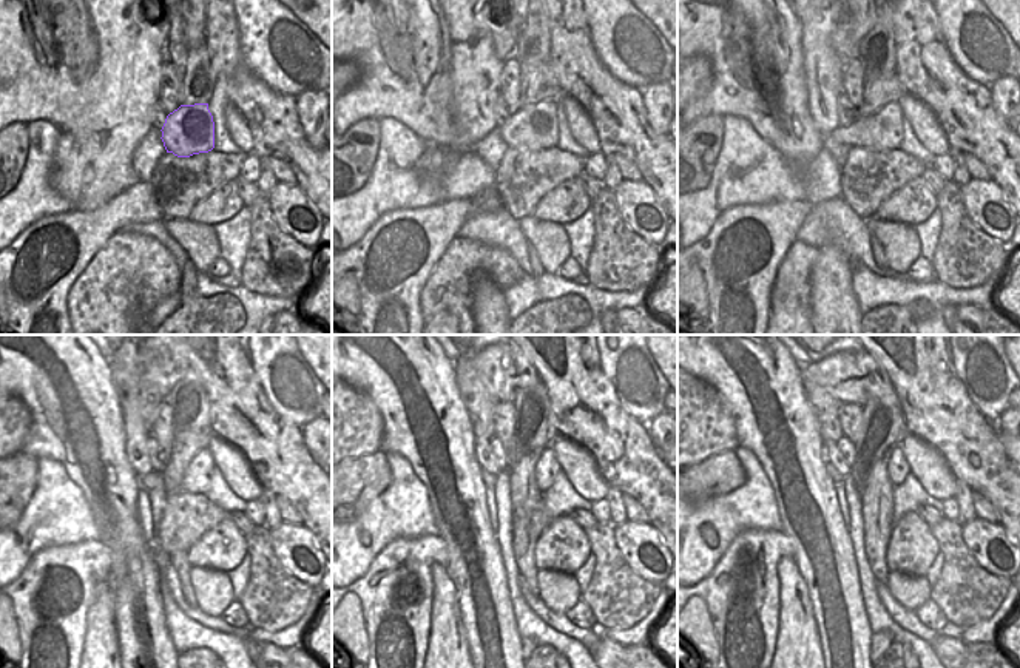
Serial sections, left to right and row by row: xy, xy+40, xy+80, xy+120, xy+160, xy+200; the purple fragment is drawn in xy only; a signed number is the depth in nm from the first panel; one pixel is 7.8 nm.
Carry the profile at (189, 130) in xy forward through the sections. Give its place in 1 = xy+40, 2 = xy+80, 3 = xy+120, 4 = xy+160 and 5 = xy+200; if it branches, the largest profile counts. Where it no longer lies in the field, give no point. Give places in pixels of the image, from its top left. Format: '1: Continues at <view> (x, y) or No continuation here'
1: Continues at xy+40 (534, 127)
2: Continues at xy+80 (883, 131)
3: Continues at xy+120 (196, 479)
4: Continues at xy+160 (547, 468)
5: Continues at xy+200 (897, 466)

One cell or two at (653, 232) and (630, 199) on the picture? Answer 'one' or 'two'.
one

